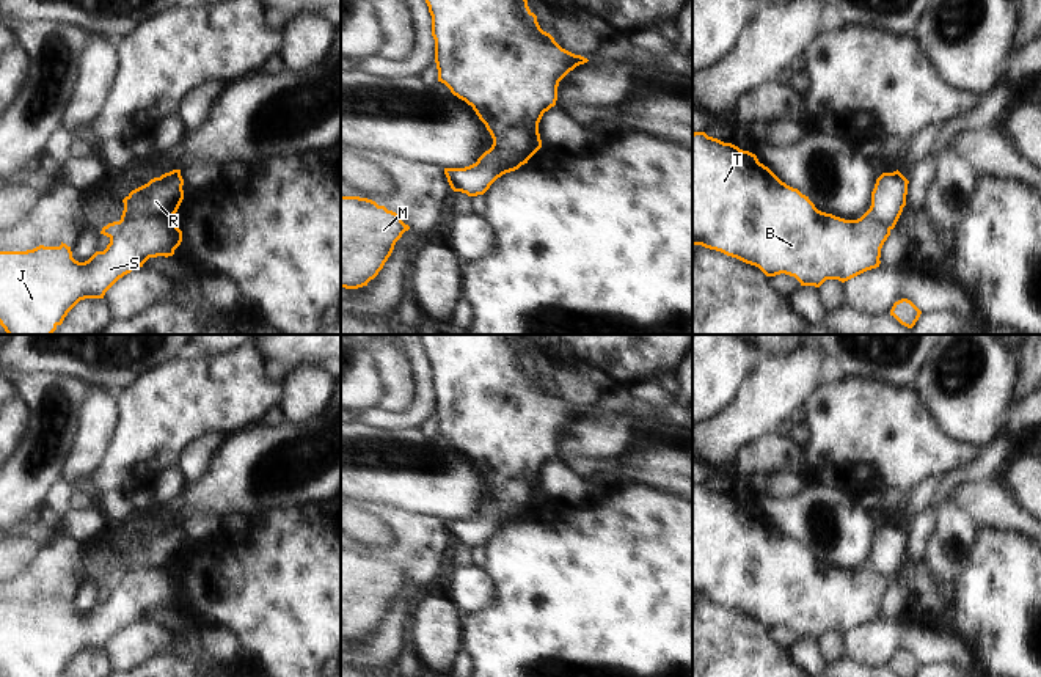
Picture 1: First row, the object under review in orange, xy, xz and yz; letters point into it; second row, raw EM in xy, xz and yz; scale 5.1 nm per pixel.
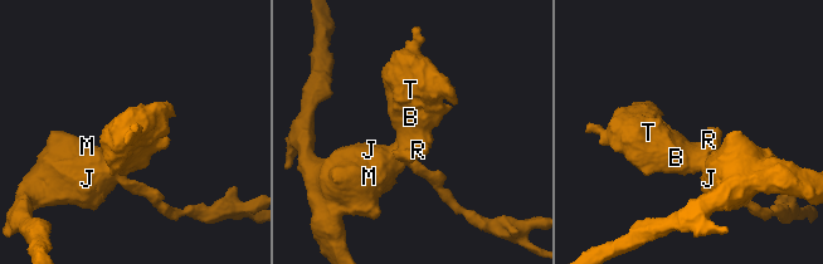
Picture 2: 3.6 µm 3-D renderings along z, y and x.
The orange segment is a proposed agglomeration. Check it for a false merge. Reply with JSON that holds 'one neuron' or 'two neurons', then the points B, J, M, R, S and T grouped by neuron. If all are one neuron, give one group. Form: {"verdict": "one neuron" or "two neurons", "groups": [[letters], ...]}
{"verdict": "two neurons", "groups": [["B", "J", "M", "S", "T"], ["R"]]}

